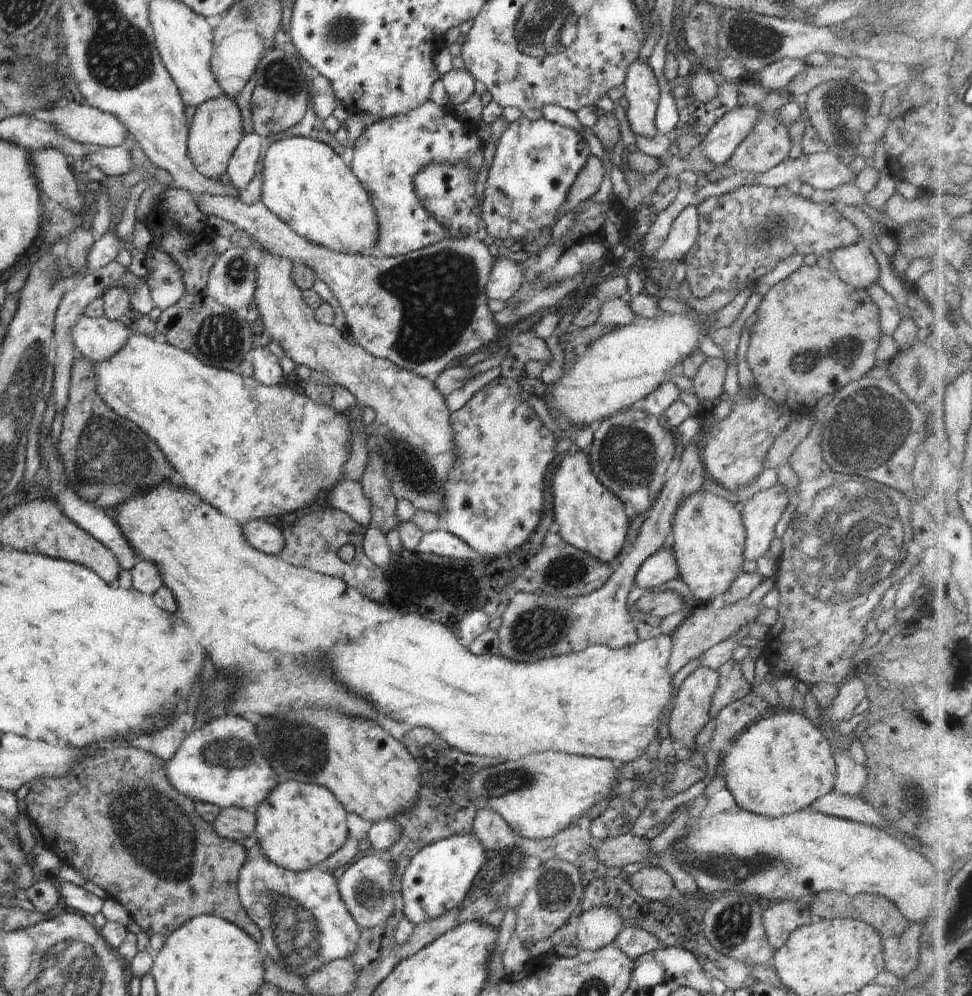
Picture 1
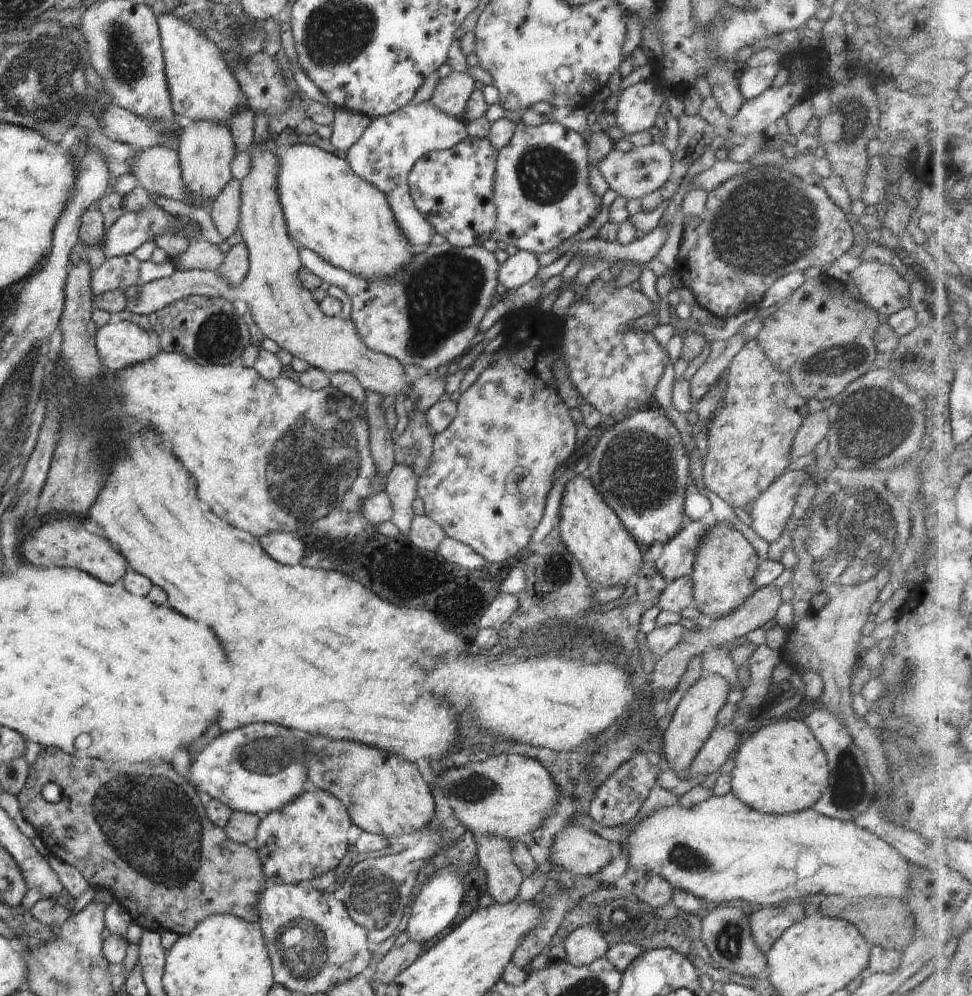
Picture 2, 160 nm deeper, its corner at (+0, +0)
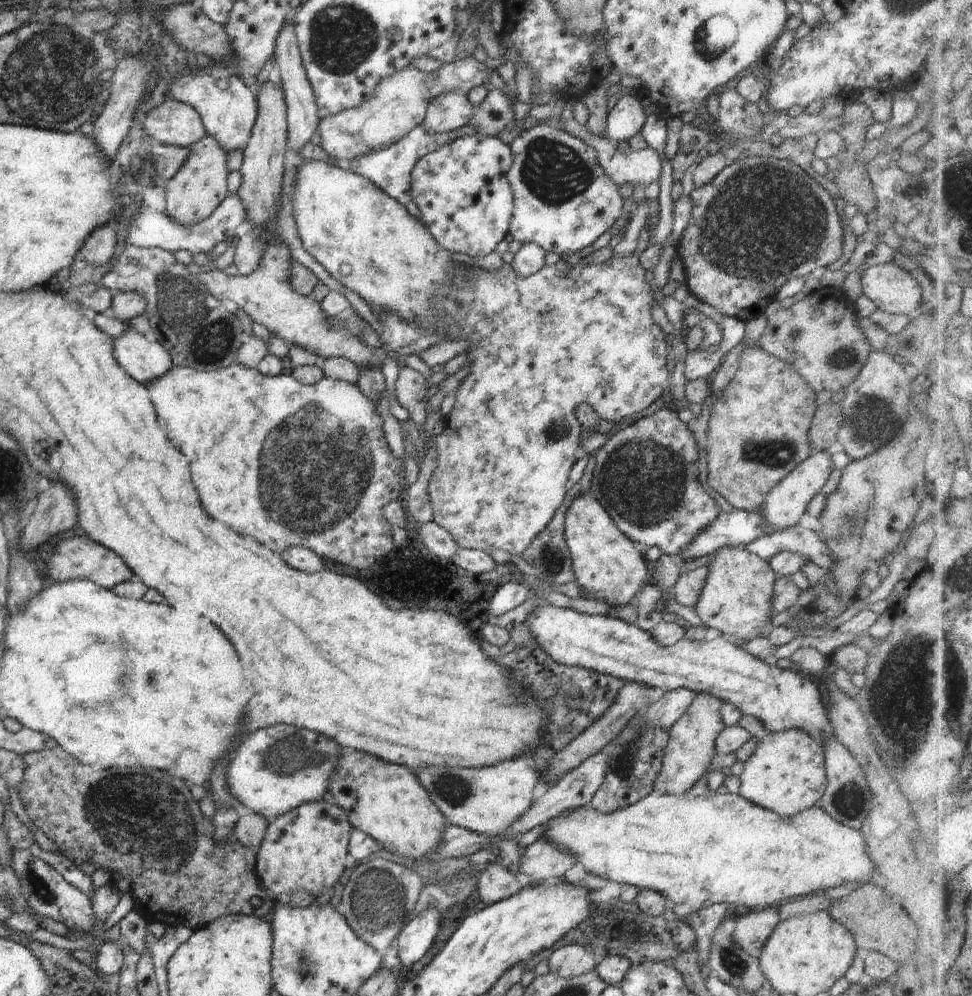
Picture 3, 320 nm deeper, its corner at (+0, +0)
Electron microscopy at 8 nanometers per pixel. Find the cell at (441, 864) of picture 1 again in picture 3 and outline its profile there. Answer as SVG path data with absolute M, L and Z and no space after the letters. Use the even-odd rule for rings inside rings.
M425 910L418 916L412 916L395 941L403 966L410 968L428 952L439 933L440 921L442 913L437 910Z

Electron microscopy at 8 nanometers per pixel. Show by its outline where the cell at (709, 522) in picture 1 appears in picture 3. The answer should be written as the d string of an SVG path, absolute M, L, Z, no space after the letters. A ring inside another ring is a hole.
M743 546L724 547L713 554L713 559L708 564L709 577L704 583L702 594L696 603L695 611L700 617L703 626L706 628L716 628L724 636L733 636L732 640L741 643L747 643L761 635L767 636L764 632L766 625L772 620L772 597L774 592L774 583L777 574L772 567L759 556L748 552Z

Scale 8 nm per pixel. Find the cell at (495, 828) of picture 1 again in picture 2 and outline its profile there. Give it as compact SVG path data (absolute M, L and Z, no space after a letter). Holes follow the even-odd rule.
M491 835L478 836L479 866L484 868L487 892L494 902L504 904L514 901L525 876L512 862L511 848L506 839Z

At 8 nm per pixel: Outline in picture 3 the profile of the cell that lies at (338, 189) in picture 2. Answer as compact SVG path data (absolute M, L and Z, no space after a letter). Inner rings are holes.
M304 159L303 164L296 167L296 180L294 180L294 192L292 192L292 218L304 250L332 278L352 292L356 292L368 304L374 316L378 316L378 312L384 308L386 312L394 312L400 320L410 322L423 331L429 332L435 329L440 335L443 334L443 339L437 342L438 345L459 338L468 340L465 350L468 355L465 365L467 363L470 365L468 376L462 380L459 389L455 390L456 402L445 418L444 431L433 437L432 442L435 444L439 458L427 486L433 520L444 527L463 549L480 549L488 554L493 549L500 549L508 552L509 556L520 555L530 546L532 539L548 526L567 495L566 482L580 456L582 427L575 416L579 405L588 404L601 420L619 422L622 418L630 418L632 414L638 414L651 406L662 396L664 390L671 386L672 374L666 369L666 334L652 318L651 306L655 302L652 297L652 288L644 277L646 270L634 253L619 258L612 256L602 264L591 261L590 264L578 263L575 267L570 267L566 261L560 259L555 264L545 264L536 271L536 274L527 277L517 275L508 263L504 263L499 270L492 272L480 267L459 264L452 259L452 253L449 250L434 240L420 220L411 216L405 206L396 202L394 198L390 198L384 190L380 190L376 184L349 171L343 165L334 166L321 160Z

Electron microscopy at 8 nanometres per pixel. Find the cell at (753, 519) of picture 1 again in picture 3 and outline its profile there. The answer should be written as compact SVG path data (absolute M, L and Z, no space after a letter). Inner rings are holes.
M813 451L795 470L785 476L769 493L760 510L771 531L790 528L799 524L806 512L806 506L814 496L819 494L828 477L835 470L831 456L826 451Z

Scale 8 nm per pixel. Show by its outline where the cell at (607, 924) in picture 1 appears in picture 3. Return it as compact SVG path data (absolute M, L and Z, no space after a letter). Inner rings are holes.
M568 944L550 955L550 973L560 978L573 978L595 970L598 959L582 945Z

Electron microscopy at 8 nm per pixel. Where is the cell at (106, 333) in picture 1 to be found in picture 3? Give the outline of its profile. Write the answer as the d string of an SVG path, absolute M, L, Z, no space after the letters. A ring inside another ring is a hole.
M129 327L120 338L112 340L112 354L128 376L142 385L162 378L173 366L170 356L157 341L148 341Z

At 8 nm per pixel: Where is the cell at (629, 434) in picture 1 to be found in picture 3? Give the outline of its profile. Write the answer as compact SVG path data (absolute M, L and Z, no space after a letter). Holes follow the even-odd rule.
M658 410L658 412L626 426L624 430L617 431L613 438L609 440L602 448L598 449L595 453L595 468L593 471L592 484L590 486L589 493L604 507L604 510L610 515L610 518L615 522L618 530L627 536L630 540L638 543L642 548L648 548L650 546L658 546L662 550L664 555L671 555L675 559L678 555L682 555L688 548L688 545L711 525L722 514L722 510L718 502L710 496L708 491L702 487L699 476L699 446L697 445L696 438L692 432L692 428L689 425L684 424L682 420L679 420L676 410Z

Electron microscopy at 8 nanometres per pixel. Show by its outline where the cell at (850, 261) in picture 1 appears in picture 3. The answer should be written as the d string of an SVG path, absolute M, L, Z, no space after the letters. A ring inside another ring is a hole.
M892 263L872 265L863 271L862 292L882 312L912 315L921 301L921 286L903 268Z

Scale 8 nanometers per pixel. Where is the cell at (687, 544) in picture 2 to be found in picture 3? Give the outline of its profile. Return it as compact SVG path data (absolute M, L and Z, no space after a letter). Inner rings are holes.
M736 509L732 513L722 511L722 514L720 514L711 525L708 525L707 528L704 529L690 545L688 545L688 548L683 554L677 556L676 560L679 559L680 562L682 562L686 559L714 554L724 547L740 547L747 545L748 543L763 537L765 534L768 534L770 531L771 530L760 511L743 511L740 509Z

